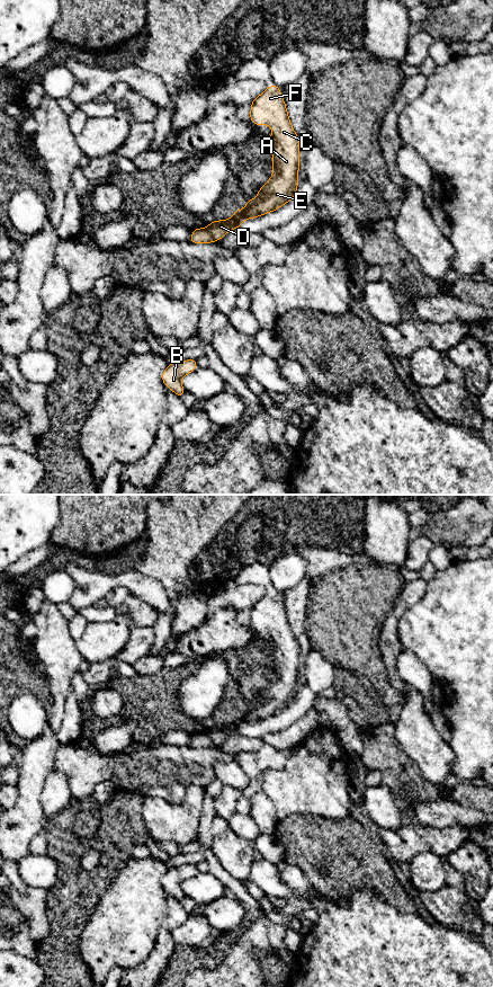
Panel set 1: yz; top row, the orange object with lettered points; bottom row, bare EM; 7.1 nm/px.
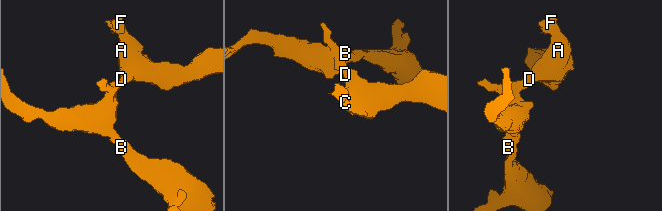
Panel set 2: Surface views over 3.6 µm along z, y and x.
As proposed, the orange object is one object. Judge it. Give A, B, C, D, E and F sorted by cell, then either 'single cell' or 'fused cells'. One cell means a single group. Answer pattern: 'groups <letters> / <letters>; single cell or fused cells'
groups A C D E F / B; fused cells

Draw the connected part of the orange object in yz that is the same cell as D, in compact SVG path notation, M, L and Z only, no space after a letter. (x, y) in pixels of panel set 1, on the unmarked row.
M274 589L267 592L265 596L251 607L250 624L254 630L270 630L270 649L274 658L271 666L274 677L267 688L262 690L254 704L248 704L243 714L234 714L231 723L213 726L205 735L216 745L221 745L228 736L241 732L241 728L248 723L274 717L285 710L296 700L298 686L299 665L299 643L293 634L285 605L280 599L280 592Z

